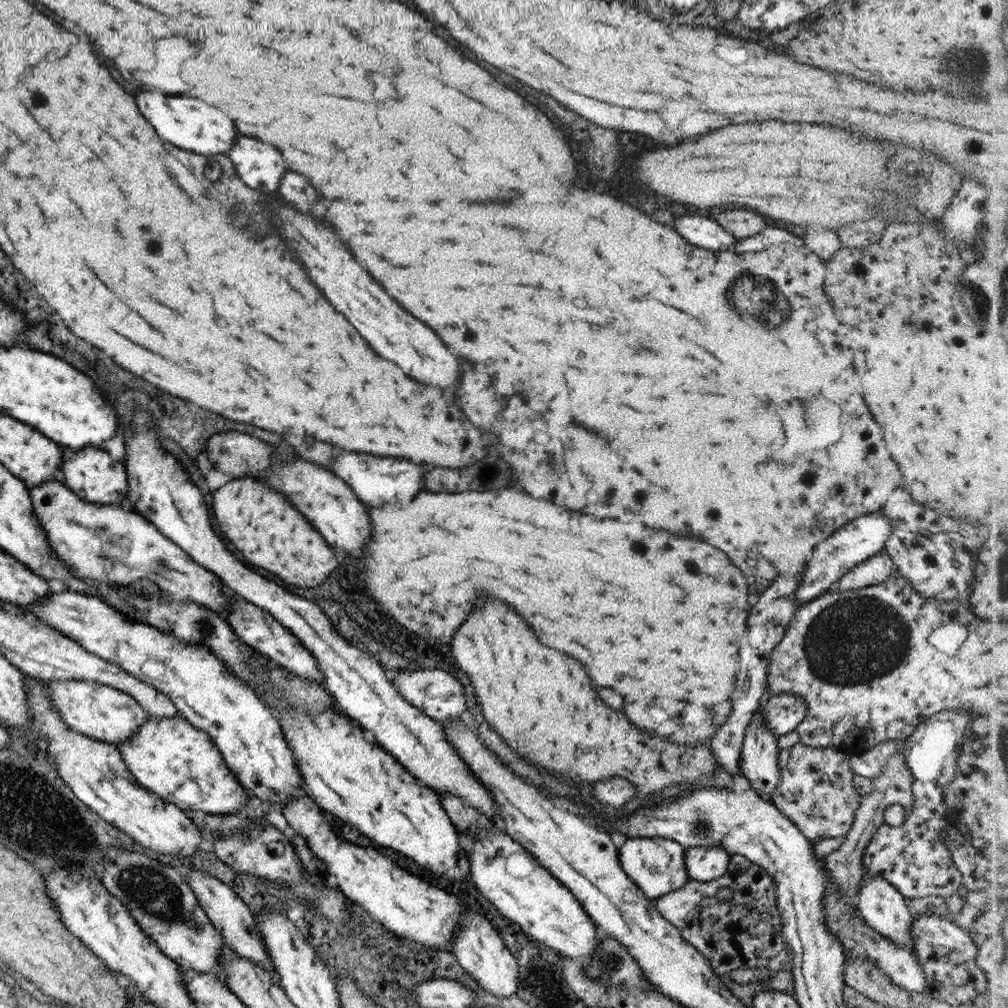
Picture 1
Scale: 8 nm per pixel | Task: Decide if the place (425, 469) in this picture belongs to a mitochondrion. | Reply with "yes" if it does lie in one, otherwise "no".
no

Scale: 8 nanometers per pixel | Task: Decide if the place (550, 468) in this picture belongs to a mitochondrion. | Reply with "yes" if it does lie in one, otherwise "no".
yes

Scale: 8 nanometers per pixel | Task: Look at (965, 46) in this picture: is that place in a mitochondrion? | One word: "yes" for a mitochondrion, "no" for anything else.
yes

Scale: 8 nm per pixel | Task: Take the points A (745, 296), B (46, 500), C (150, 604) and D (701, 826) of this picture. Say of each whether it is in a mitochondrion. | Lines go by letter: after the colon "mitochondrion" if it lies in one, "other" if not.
A: mitochondrion
B: other
C: mitochondrion
D: mitochondrion

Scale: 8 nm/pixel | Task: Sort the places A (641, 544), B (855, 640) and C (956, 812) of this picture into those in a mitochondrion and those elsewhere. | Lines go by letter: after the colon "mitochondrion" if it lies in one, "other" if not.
A: mitochondrion
B: mitochondrion
C: other

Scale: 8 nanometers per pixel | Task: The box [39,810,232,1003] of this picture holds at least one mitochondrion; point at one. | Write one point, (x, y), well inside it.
(157, 896)

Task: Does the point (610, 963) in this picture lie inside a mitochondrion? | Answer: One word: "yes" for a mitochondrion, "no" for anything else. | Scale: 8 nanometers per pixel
yes

